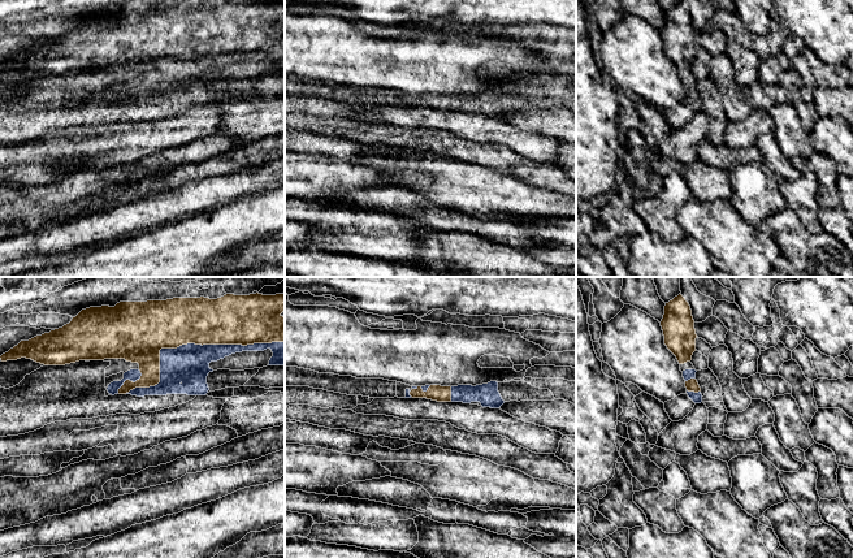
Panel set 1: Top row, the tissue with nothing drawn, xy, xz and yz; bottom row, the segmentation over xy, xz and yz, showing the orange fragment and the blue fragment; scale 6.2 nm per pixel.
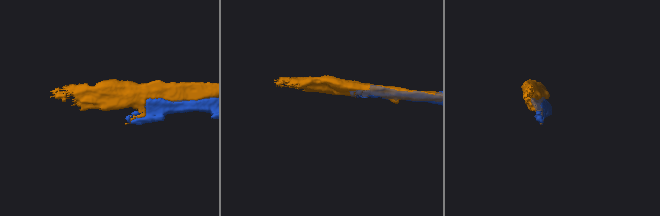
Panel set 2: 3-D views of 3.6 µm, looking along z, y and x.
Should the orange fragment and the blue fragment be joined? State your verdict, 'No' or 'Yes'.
No

